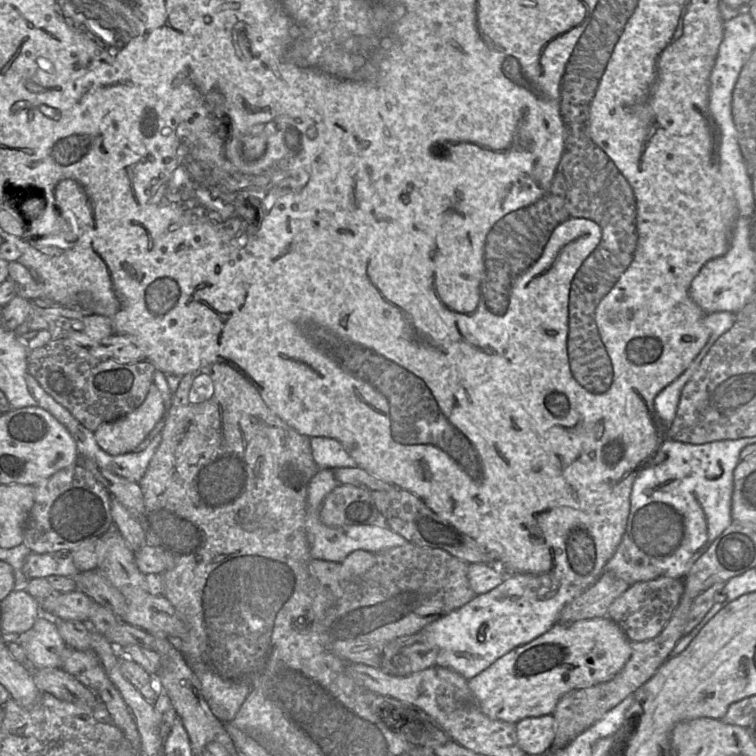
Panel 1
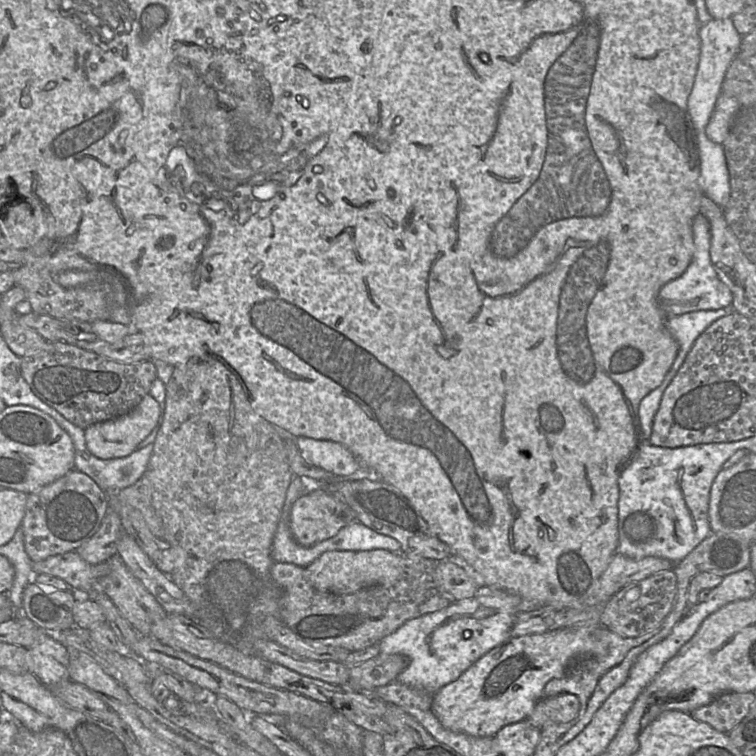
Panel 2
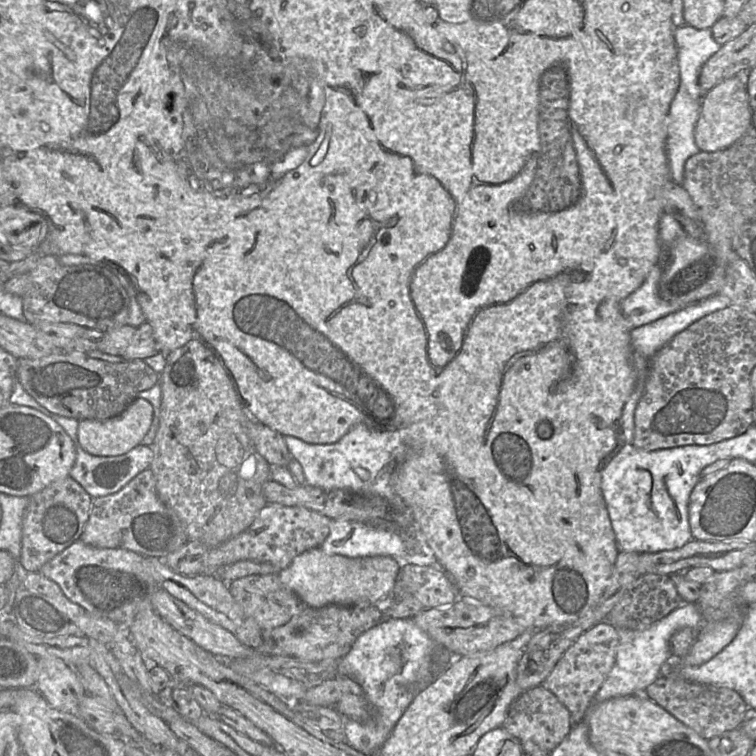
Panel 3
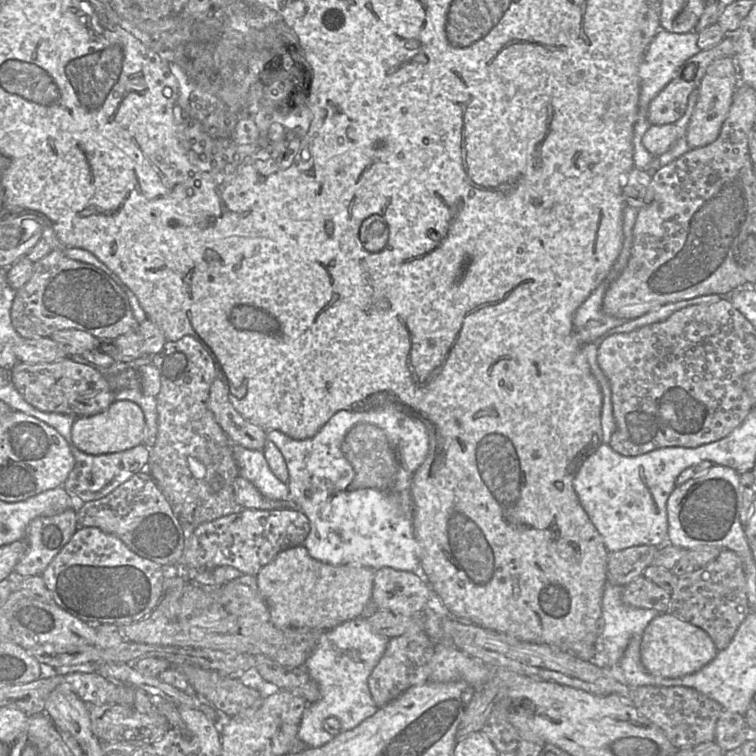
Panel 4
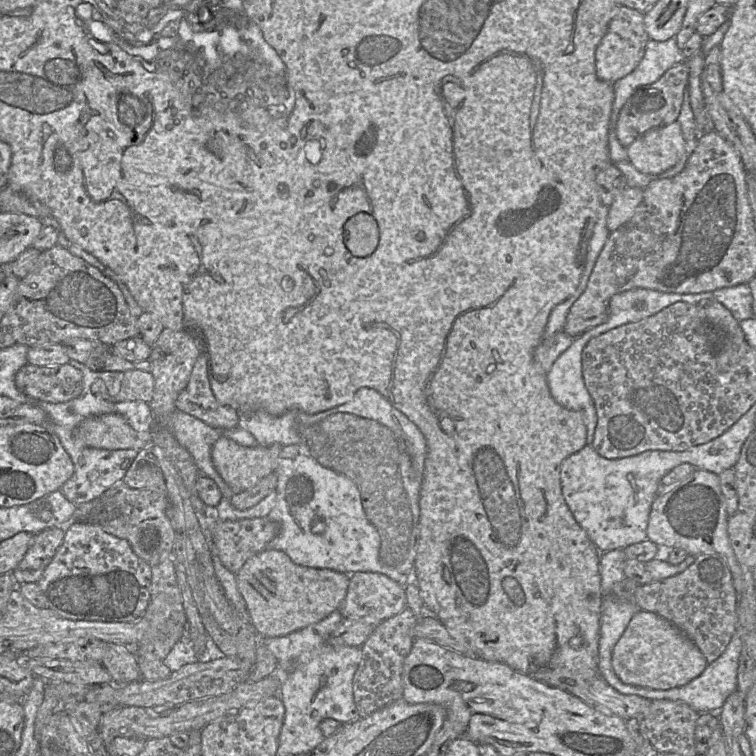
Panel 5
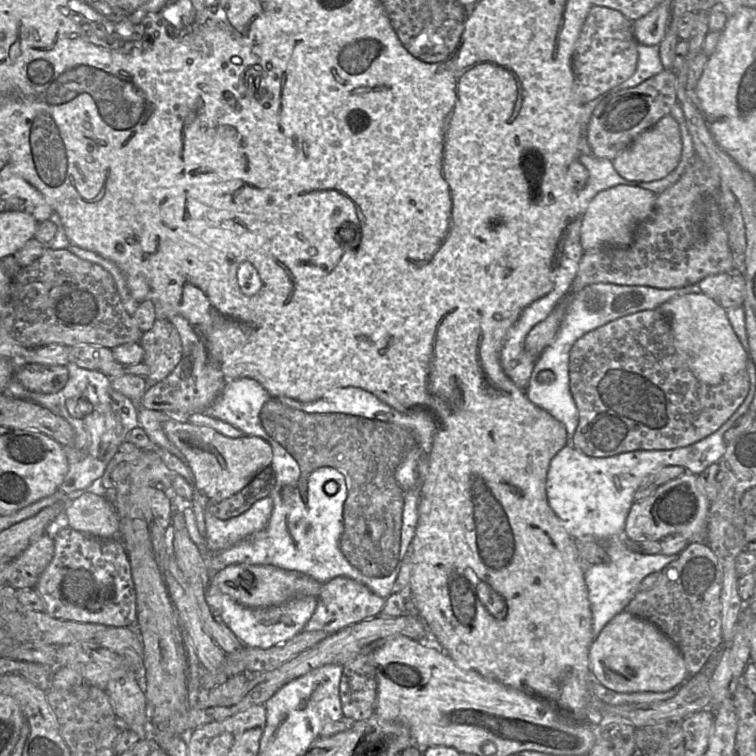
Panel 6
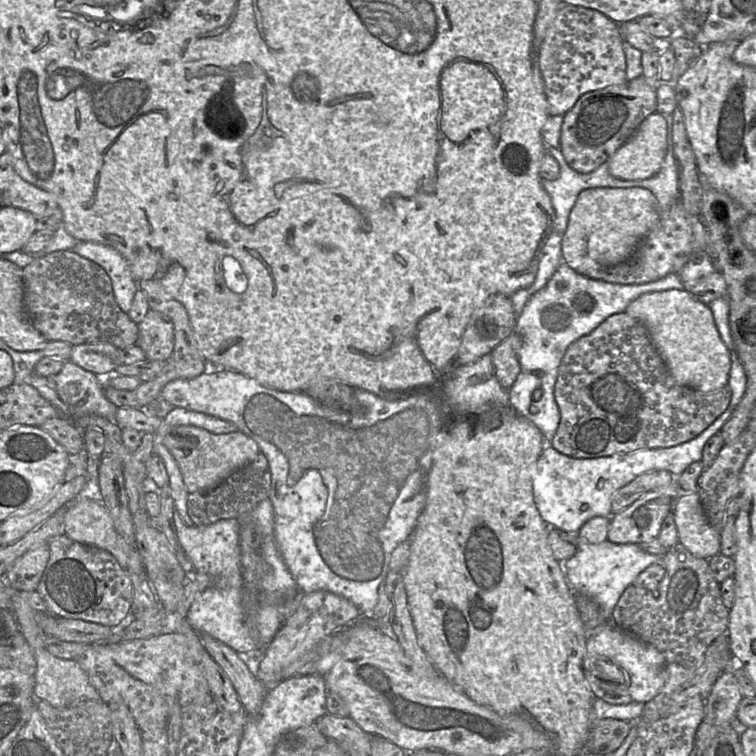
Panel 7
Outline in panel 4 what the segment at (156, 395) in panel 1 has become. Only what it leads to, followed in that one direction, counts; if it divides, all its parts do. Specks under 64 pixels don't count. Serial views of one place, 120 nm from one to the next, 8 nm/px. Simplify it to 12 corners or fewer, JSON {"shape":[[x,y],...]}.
{"shape":[[129,400],[76,418],[73,444],[90,455],[143,444],[145,417]]}

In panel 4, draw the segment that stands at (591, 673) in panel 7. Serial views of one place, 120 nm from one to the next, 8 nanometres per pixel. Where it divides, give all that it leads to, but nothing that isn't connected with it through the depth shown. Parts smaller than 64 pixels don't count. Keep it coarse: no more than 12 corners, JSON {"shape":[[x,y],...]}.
{"shape":[[671,613],[640,635],[642,665],[663,678],[718,653],[706,631]]}

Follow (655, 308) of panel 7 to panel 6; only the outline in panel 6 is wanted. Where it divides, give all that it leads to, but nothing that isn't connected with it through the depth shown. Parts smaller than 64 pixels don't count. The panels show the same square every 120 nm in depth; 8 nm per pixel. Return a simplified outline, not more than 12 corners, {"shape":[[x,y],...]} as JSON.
{"shape":[[703,293],[658,308],[694,376],[718,385],[750,361],[727,309]]}

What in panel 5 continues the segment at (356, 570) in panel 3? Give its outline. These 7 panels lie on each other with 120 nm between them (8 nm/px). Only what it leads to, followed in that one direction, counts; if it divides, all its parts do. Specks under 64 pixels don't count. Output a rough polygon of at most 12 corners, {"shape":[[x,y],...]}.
{"shape":[[265,549],[236,573],[263,637],[338,611],[350,575]]}

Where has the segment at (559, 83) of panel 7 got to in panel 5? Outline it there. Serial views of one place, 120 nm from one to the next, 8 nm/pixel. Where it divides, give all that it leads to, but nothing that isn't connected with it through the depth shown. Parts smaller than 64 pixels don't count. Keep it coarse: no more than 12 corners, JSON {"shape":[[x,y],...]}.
{"shape":[[618,6],[595,52],[599,79],[615,83],[641,61],[645,13]]}

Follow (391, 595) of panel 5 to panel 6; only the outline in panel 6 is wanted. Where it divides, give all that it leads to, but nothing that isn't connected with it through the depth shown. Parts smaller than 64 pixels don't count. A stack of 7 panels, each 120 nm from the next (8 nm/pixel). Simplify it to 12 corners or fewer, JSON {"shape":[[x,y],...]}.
{"shape":[[344,576],[322,585],[304,630],[334,634],[386,598]]}

